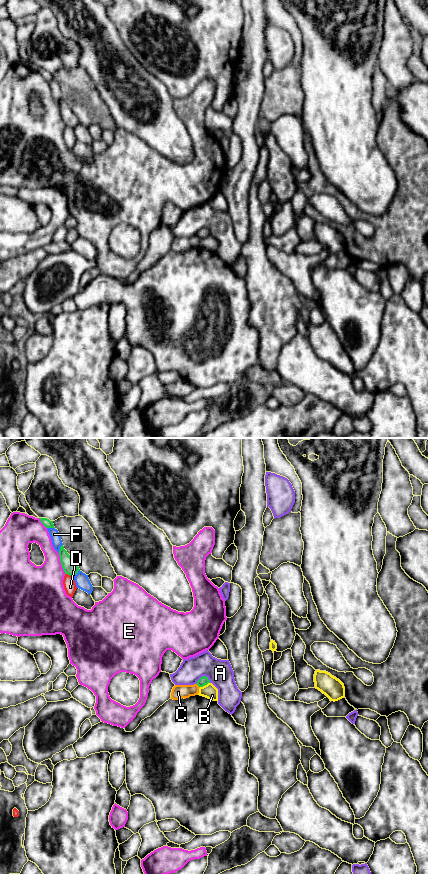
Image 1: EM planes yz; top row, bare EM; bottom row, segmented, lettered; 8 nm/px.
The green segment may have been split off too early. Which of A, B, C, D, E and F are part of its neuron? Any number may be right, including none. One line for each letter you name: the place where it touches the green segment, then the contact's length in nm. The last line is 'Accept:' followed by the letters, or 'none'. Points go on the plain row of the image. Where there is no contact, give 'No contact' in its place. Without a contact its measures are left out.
Accept: none

